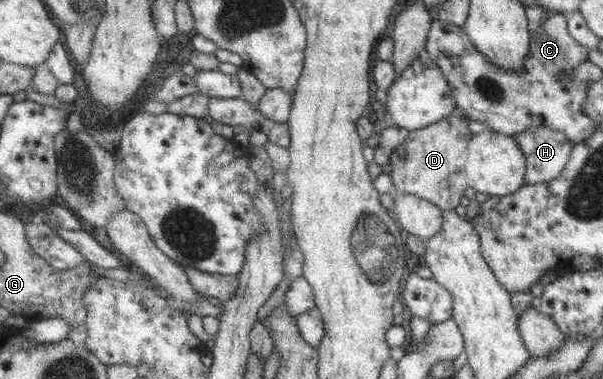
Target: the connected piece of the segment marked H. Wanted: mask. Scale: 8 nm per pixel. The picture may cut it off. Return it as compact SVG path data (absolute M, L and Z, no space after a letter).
M526 129L513 135L525 159L524 184L554 179L566 165L574 143L552 129Z

